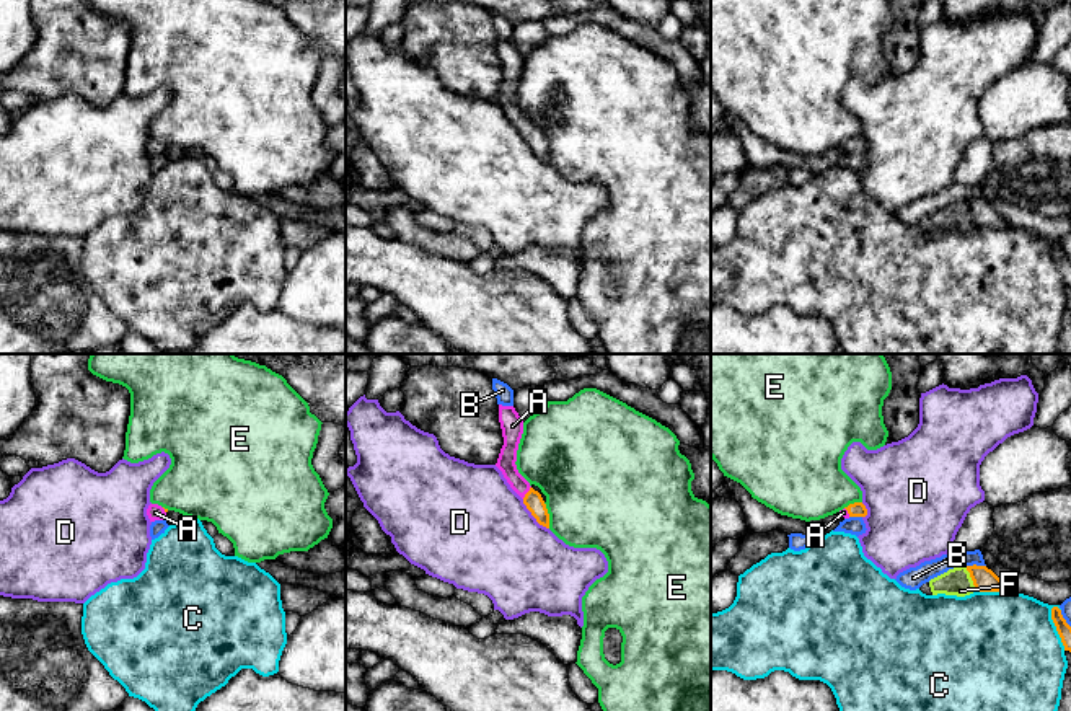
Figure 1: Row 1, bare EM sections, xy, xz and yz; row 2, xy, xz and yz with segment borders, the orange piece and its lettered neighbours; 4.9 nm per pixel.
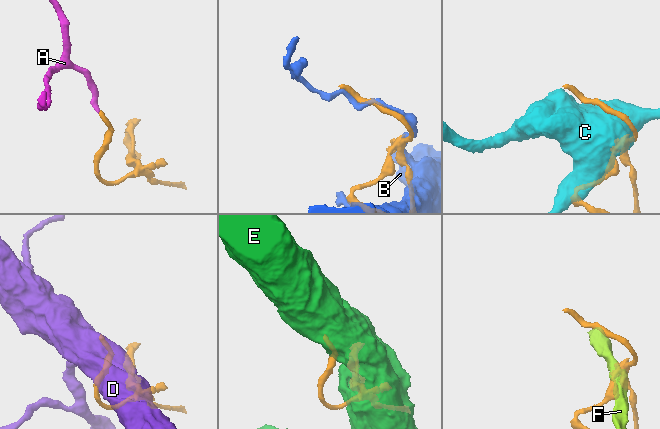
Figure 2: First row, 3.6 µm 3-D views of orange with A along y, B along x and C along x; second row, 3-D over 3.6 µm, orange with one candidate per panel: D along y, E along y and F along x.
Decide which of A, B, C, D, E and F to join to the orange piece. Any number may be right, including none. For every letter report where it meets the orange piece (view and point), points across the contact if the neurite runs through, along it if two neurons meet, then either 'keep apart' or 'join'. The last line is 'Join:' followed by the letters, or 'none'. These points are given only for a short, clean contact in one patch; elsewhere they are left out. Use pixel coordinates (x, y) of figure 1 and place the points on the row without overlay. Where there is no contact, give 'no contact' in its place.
A: xz (527, 128) | across xz (533, 136), (527, 128), (512, 111), (507, 92) | join
B: yz (975, 199) | keep apart
C: yz (993, 225) | keep apart
D: xz (532, 149) | keep apart
E: xz (548, 150) | along xz (543, 137), (550, 162) | keep apart
F: yz (972, 214) | along yz (964, 201), (977, 225) | keep apart
Join: A

